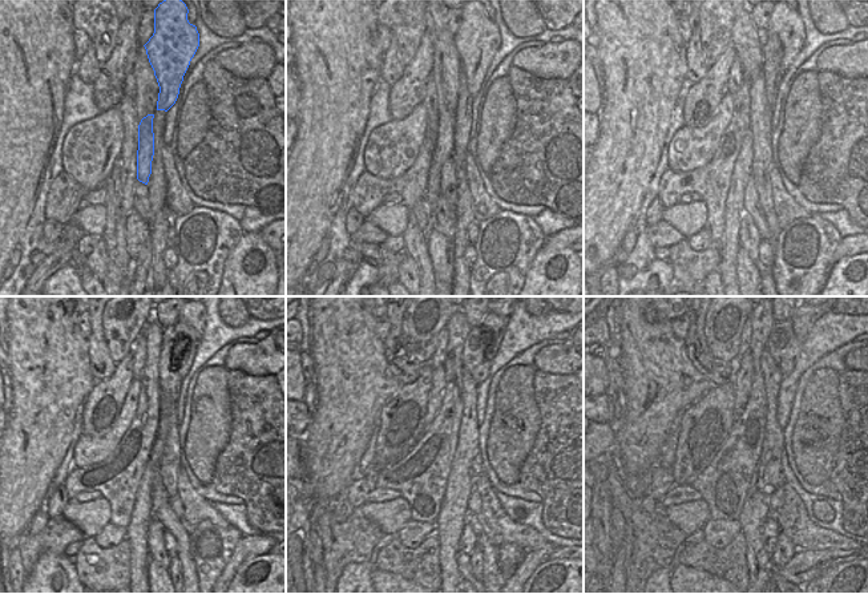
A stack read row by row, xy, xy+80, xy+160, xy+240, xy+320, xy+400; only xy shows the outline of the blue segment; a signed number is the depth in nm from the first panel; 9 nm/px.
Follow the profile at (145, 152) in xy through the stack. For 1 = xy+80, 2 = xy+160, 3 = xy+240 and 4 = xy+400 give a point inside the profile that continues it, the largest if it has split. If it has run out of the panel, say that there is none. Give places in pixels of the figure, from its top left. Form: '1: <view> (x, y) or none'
1: xy+80 (448, 181)
2: xy+160 (751, 205)
3: xy+240 (162, 510)
4: none

